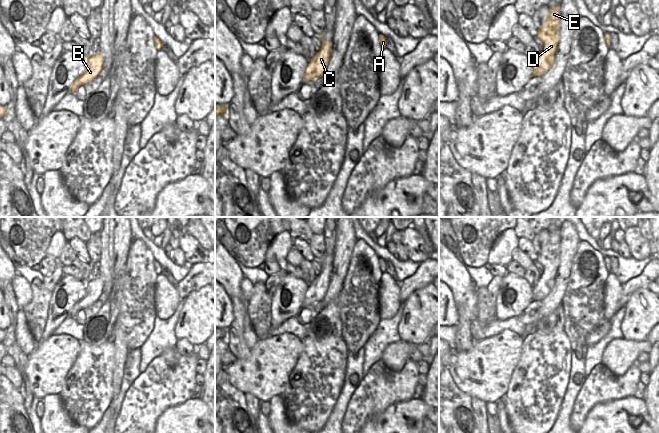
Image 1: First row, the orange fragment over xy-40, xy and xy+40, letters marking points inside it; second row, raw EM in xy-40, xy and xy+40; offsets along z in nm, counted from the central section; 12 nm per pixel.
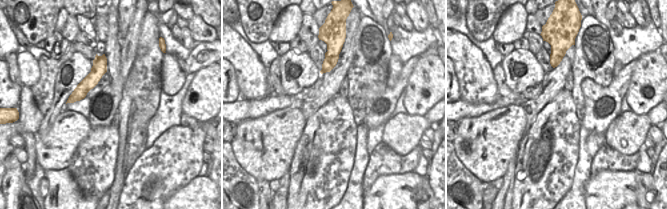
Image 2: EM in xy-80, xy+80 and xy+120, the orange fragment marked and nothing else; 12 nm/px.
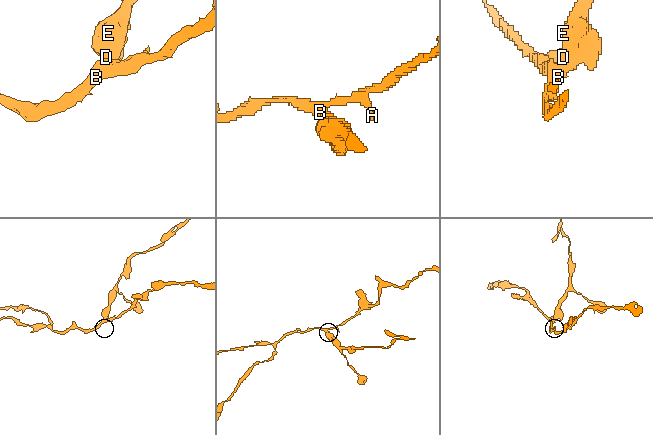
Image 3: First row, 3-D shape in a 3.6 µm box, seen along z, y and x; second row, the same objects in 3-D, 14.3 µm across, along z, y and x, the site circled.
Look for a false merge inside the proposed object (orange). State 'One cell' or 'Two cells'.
Two cells.

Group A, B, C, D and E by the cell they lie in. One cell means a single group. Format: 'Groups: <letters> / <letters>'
Groups: A B C / D E.

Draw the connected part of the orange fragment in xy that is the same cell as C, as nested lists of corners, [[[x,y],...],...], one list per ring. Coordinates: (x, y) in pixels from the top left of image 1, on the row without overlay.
[[[321,274],[316,276],[314,281],[308,287],[303,305],[307,306],[315,302],[321,302],[328,290],[328,287],[328,278],[323,278]]]

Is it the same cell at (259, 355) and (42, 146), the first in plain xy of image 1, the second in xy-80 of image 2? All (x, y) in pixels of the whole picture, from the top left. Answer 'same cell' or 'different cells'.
same cell

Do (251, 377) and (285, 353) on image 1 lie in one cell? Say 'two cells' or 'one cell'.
one cell

